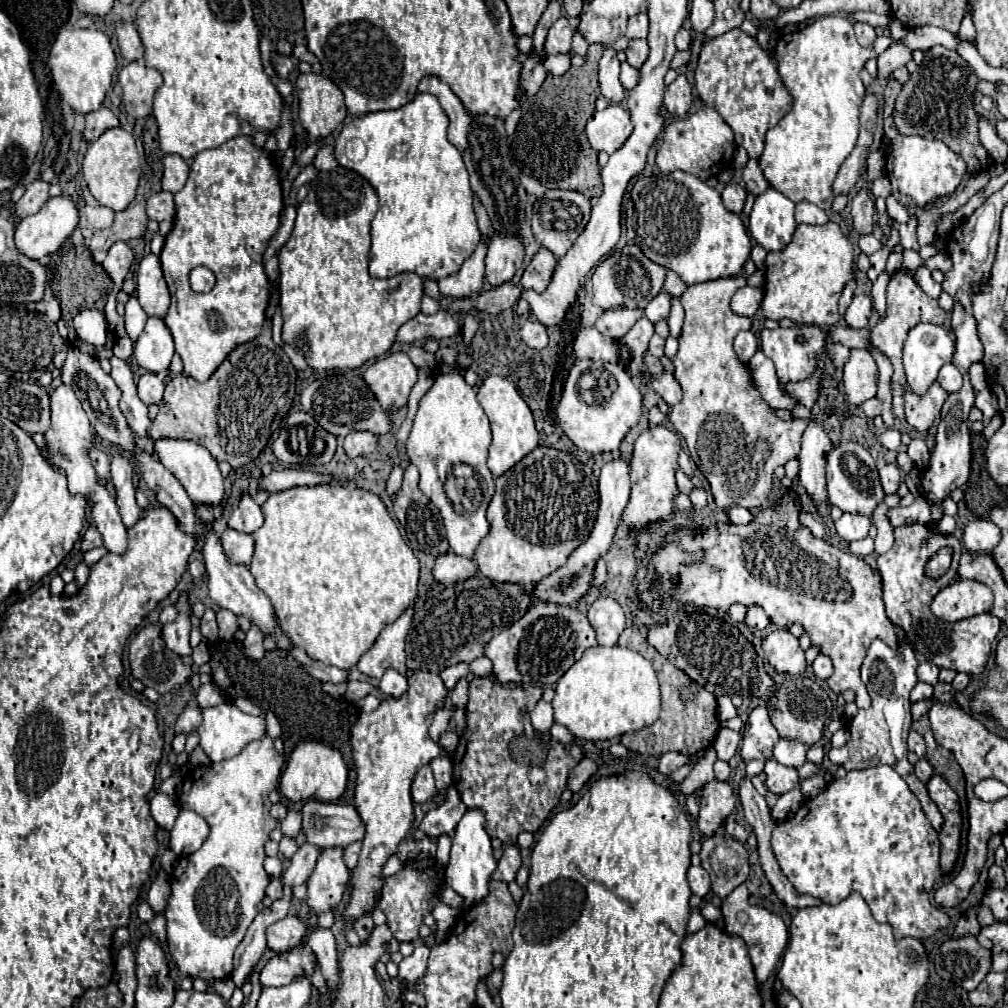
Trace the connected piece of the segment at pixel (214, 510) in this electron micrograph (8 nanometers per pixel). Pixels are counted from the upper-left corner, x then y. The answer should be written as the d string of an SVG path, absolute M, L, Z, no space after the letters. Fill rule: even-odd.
M223 501L219 507L207 507L207 505L197 505L195 507L195 511L197 511L197 515L203 519L203 521L209 521L209 523L213 523L217 517L221 517L221 513L223 513L223 507L227 505L227 501Z

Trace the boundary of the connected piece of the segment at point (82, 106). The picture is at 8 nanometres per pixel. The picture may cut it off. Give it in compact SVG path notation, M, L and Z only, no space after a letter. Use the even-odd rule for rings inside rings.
M63 29L51 47L47 65L61 101L65 101L75 113L87 115L103 105L117 63L111 41L105 33L97 29Z

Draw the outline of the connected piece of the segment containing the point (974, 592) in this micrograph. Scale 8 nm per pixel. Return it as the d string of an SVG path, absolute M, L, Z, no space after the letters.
M961 579L953 585L941 589L933 603L931 611L935 617L945 621L961 621L979 613L987 613L993 607L993 593L987 585L979 581Z

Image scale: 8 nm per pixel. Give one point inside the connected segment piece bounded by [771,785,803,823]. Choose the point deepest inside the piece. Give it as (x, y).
(788, 803)

